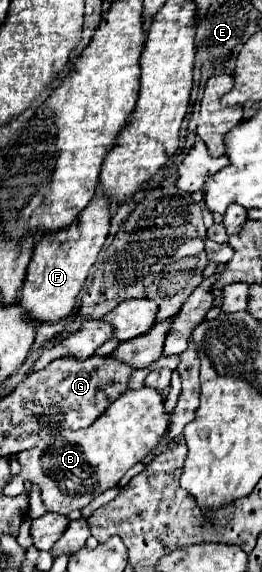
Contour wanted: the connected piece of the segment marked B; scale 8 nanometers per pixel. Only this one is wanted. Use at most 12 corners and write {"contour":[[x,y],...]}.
{"contour":[[127,389],[91,427],[17,455],[47,511],[115,487],[167,425],[155,389]]}

